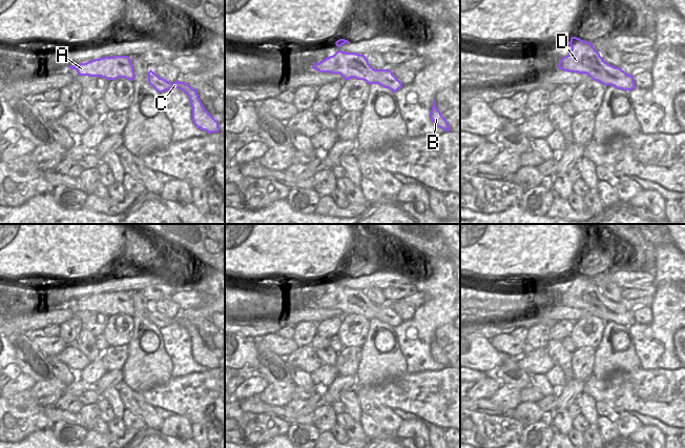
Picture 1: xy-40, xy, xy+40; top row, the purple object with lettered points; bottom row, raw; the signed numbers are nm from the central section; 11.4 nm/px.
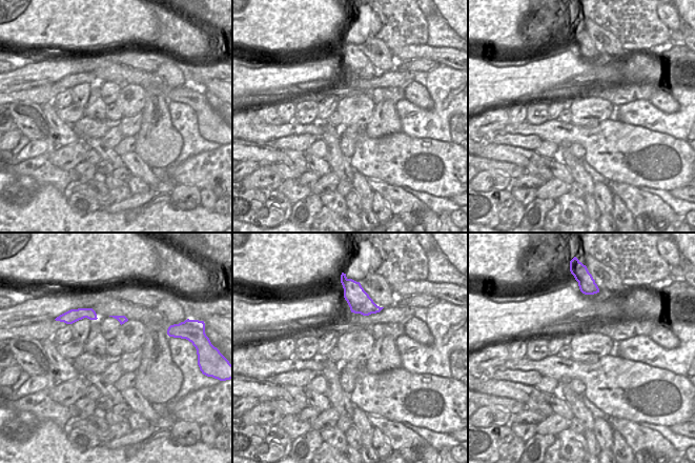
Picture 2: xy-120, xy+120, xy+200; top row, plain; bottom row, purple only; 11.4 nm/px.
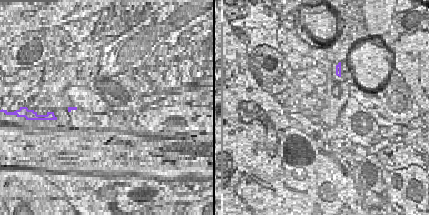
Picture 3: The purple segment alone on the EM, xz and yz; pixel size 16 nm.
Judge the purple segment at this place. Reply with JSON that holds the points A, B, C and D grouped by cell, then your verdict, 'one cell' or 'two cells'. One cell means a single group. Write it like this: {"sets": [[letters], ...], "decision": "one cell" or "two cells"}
{"sets": [["A", "B", "C", "D"]], "decision": "one cell"}

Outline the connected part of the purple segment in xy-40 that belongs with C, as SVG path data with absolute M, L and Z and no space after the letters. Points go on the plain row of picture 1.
M151 305L148 307L148 319L158 328L164 328L171 324L179 324L183 326L190 335L193 360L198 364L205 366L208 369L220 367L219 358L205 345L199 333L196 325L185 318L180 318L179 315L177 315L174 319L168 318L167 315L160 313Z

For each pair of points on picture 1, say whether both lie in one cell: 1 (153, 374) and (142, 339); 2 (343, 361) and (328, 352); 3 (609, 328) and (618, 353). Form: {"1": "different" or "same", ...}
{"1": "same", "2": "different", "3": "same"}

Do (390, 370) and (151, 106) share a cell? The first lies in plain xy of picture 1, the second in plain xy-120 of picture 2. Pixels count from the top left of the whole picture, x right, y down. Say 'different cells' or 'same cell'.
same cell

